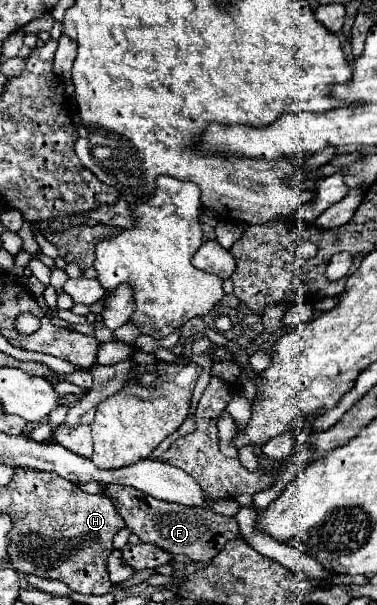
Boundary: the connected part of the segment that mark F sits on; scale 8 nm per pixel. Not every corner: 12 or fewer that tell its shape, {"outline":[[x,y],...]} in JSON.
{"outline":[[102,484],[140,542],[208,564],[238,522]]}

